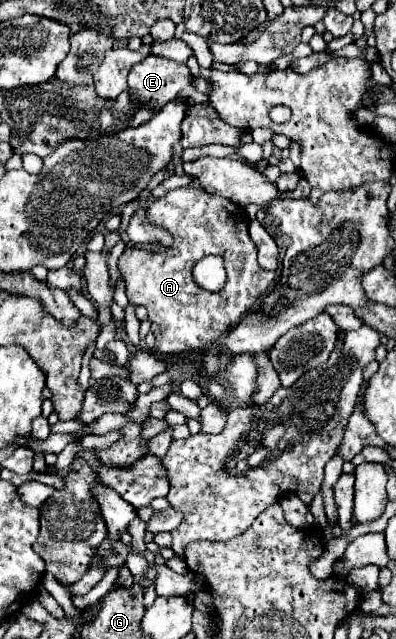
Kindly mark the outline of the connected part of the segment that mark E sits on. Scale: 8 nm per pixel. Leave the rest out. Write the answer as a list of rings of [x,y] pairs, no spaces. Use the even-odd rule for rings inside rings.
[[[146,56],[142,62],[132,66],[128,84],[134,102],[158,112],[192,84],[192,74],[186,64],[160,56]]]

